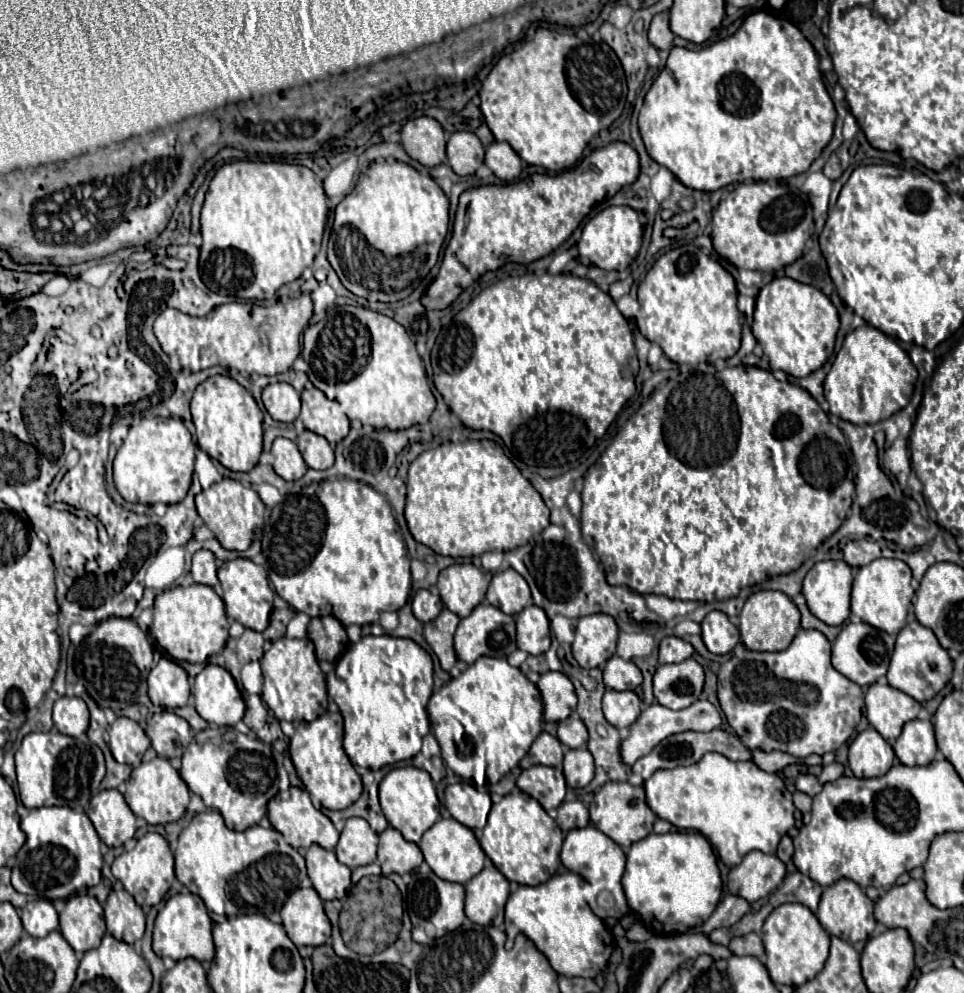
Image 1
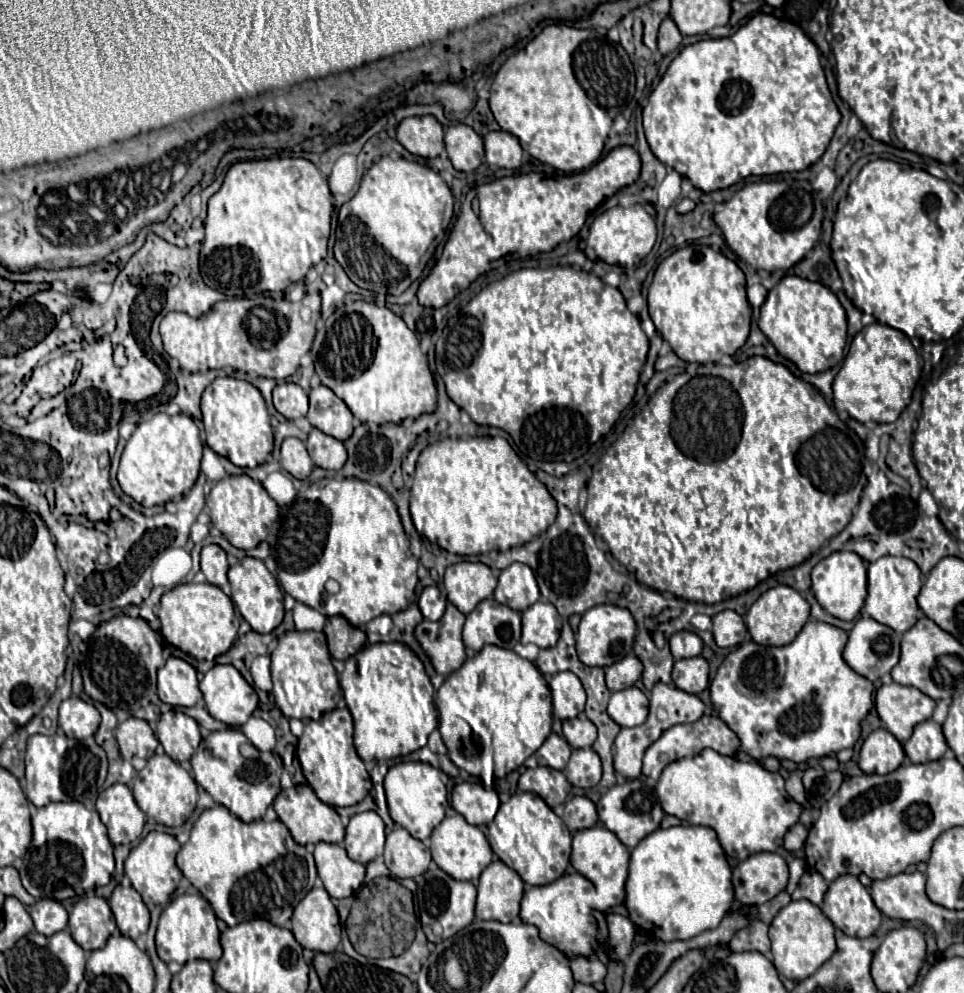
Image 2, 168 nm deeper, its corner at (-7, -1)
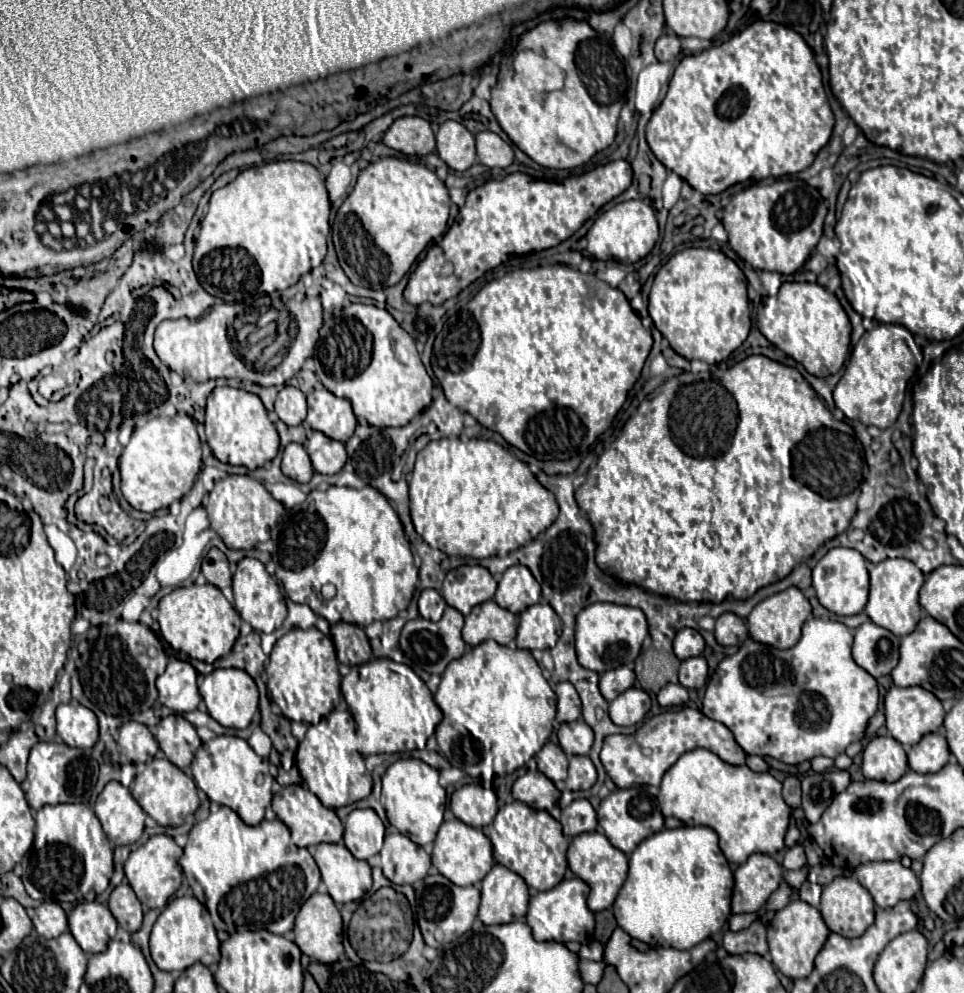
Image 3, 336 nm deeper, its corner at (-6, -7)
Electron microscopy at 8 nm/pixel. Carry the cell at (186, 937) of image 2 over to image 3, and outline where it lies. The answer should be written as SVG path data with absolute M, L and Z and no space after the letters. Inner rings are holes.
M194 896L172 898L154 922L154 928L150 934L150 954L156 966L166 972L172 972L172 970L182 972L194 962L202 962L204 966L218 962L220 942L216 938L216 930L212 926L208 910Z

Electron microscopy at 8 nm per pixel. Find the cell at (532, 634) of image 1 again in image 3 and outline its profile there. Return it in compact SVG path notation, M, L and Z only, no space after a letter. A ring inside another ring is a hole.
M538 602L520 614L516 644L526 650L546 650L556 644L562 632L562 620L550 604Z

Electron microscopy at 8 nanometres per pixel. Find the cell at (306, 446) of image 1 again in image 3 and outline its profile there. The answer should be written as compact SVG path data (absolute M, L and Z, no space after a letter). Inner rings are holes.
M312 432L306 442L306 450L314 470L320 474L336 474L346 464L344 444L324 436L322 432Z

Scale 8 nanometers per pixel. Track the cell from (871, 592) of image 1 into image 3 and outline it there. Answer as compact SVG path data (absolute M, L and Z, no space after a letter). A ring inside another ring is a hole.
M886 558L880 564L870 564L870 598L866 604L866 614L870 620L886 630L890 630L896 636L910 634L918 620L922 618L922 608L918 604L918 590L924 584L924 574L914 566L914 562L906 558Z

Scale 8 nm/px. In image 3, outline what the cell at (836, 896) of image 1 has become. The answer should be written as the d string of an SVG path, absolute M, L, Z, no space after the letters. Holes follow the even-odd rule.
M838 876L822 888L820 914L830 928L846 938L858 938L874 922L874 900L852 876Z

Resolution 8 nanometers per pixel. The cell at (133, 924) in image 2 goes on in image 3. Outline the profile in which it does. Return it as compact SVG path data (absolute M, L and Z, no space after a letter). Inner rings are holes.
M120 884L112 890L108 898L110 912L118 920L118 926L126 932L136 932L142 924L142 906L128 884Z

